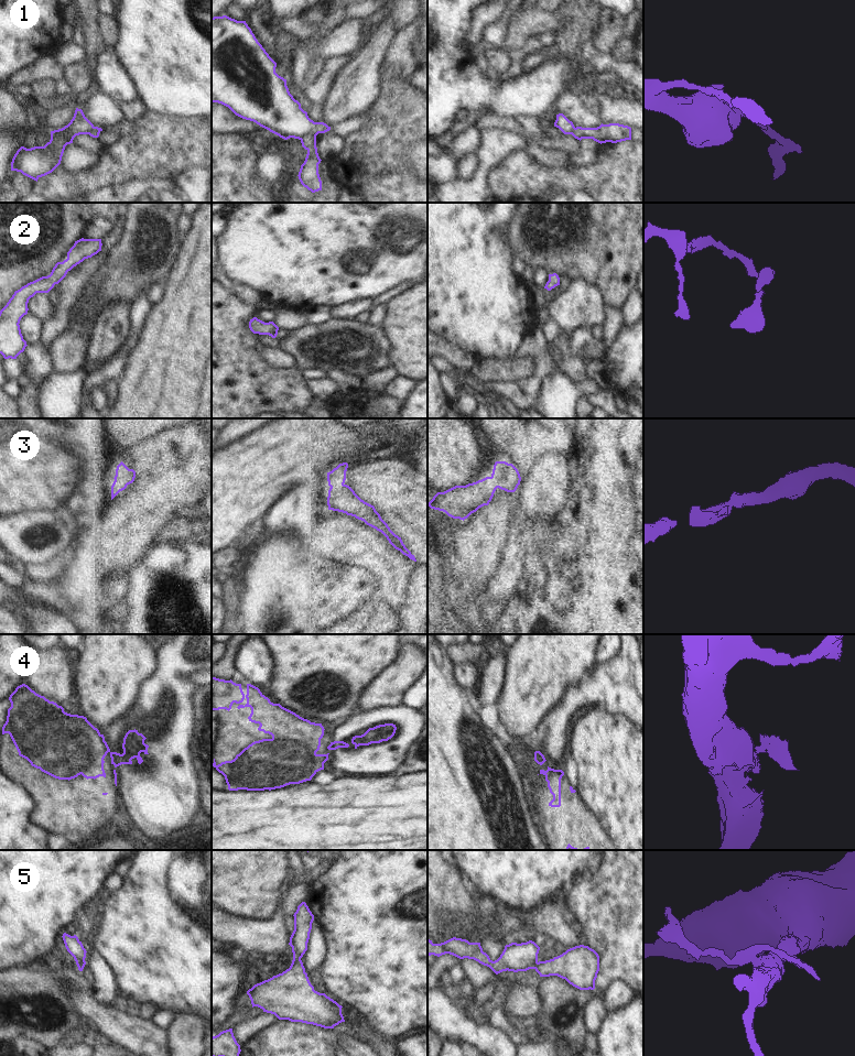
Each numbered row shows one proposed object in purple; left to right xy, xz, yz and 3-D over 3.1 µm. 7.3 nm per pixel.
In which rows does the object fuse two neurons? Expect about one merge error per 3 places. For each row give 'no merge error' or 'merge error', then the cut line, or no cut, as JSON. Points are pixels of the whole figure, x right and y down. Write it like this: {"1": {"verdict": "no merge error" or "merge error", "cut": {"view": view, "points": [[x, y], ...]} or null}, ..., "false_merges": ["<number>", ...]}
{"1": {"verdict": "merge error", "cut": {"view": "xz", "points": [[315, 134], [303, 134], [299, 139]]}}, "2": {"verdict": "no merge error", "cut": null}, "3": {"verdict": "no merge error", "cut": null}, "4": {"verdict": "merge error", "cut": {"view": "xy", "points": [[111, 760], [115, 764]]}}, "5": {"verdict": "merge error", "cut": {"view": "xz", "points": [[300, 958], [293, 960]]}}, "false_merges": ["1", "4", "5"]}

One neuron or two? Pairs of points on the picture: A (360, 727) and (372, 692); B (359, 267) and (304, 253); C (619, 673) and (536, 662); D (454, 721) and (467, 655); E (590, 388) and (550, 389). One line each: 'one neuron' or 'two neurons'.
A: two neurons
B: one neuron
C: two neurons
D: two neurons
E: one neuron

